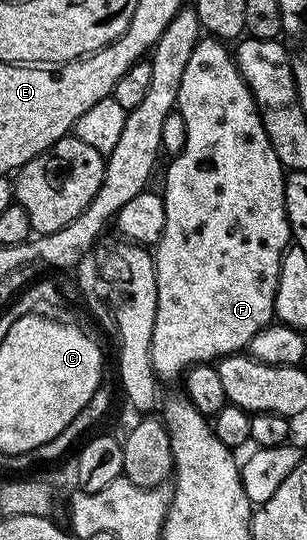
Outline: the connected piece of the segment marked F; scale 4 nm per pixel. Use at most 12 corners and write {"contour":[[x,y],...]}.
{"contour":[[202,37],[155,245],[153,374],[274,322],[286,168]]}

